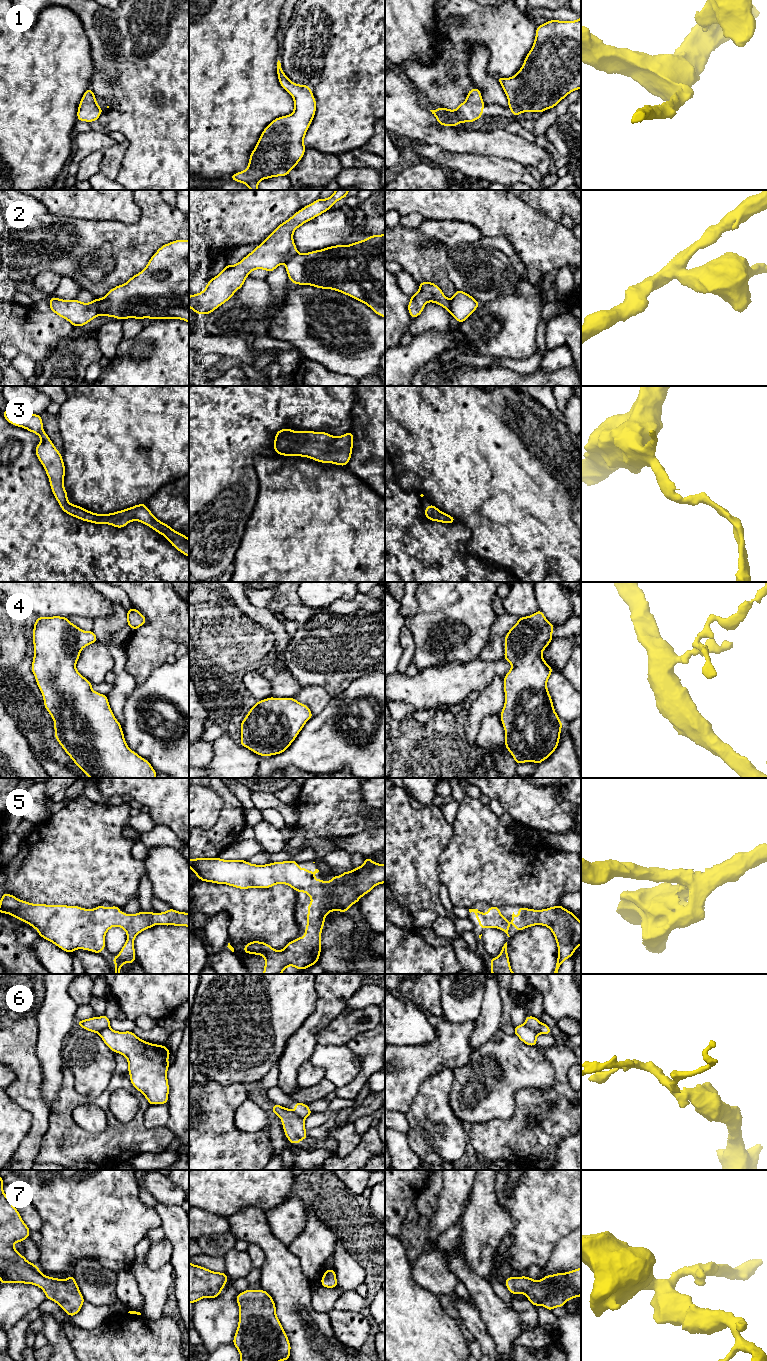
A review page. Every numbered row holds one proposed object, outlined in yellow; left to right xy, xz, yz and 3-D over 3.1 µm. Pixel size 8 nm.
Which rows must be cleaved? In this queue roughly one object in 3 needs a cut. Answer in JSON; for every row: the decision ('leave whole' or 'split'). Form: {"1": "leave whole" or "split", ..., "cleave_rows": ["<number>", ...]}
{"1": "leave whole", "2": "split", "3": "leave whole", "4": "leave whole", "5": "leave whole", "6": "split", "7": "leave whole", "cleave_rows": ["2", "6"]}

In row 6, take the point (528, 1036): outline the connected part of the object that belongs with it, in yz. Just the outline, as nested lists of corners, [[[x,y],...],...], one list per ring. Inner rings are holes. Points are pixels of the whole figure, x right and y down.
[[[524,1024],[514,1026],[514,1034],[516,1034],[522,1042],[529,1046],[537,1045],[537,1033]]]

